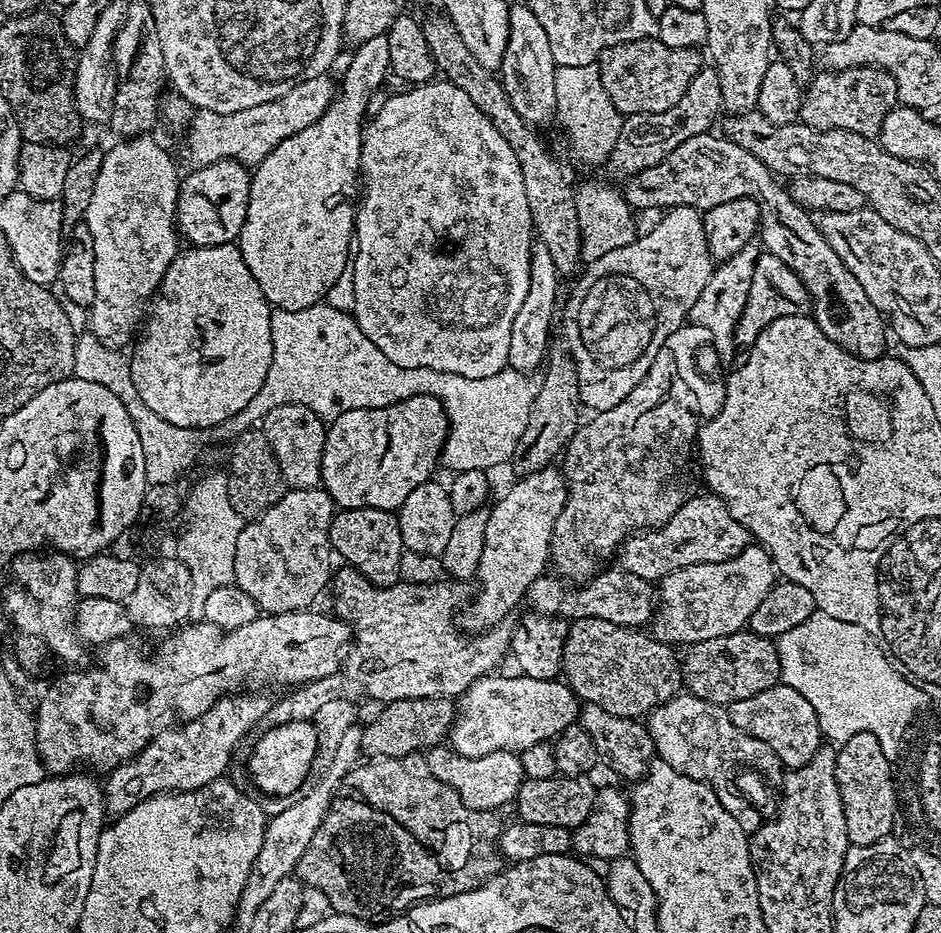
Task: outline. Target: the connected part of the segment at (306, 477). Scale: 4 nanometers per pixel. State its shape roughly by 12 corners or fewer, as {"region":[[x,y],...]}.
{"region":[[301,404],[262,431],[289,489],[321,487],[325,421]]}

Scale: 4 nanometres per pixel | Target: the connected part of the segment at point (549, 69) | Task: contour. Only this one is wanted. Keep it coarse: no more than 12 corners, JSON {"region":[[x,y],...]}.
{"region":[[527,3],[508,9],[498,77],[528,125],[557,119],[550,38]]}

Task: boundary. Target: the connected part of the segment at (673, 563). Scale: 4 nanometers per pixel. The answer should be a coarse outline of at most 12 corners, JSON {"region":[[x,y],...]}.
{"region":[[694,494],[661,528],[633,532],[619,567],[659,582],[726,562],[748,531],[720,498]]}

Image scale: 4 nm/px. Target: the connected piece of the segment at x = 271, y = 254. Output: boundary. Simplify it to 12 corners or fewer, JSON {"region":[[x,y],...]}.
{"region":[[387,35],[255,165],[238,247],[276,310],[350,267]]}

